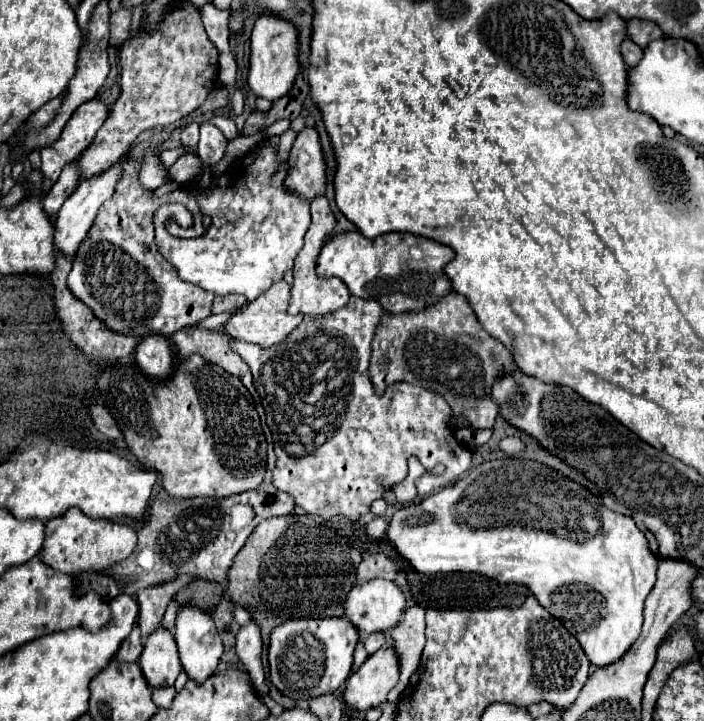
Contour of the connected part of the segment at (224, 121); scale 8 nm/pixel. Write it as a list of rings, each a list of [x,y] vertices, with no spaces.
[[[214,114],[214,116],[210,116],[210,118],[208,118],[208,122],[212,122],[214,126],[218,126],[218,128],[222,130],[222,134],[224,134],[228,140],[232,140],[232,138],[236,138],[236,136],[238,136],[238,128],[236,128],[234,120],[232,120],[232,118],[228,118],[228,116]]]

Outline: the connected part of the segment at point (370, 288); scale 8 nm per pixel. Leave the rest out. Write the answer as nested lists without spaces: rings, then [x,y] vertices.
[[[344,232],[332,236],[324,244],[324,250],[318,256],[316,274],[320,278],[340,278],[354,296],[376,300],[390,314],[420,312],[434,306],[452,290],[452,282],[444,274],[444,264],[452,258],[454,250],[450,246],[414,234],[390,232],[368,240],[360,232]]]

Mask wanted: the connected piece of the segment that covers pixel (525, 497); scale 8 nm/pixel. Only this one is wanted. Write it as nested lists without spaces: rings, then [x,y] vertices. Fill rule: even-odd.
[[[500,458],[500,460],[492,460],[492,462],[484,462],[476,468],[472,468],[464,478],[460,478],[456,484],[442,488],[440,492],[428,496],[426,500],[422,500],[420,504],[410,504],[402,510],[398,510],[394,514],[394,518],[390,520],[388,532],[386,532],[388,540],[398,548],[398,552],[414,566],[414,570],[424,572],[424,574],[434,574],[434,572],[478,572],[484,574],[488,578],[494,578],[502,584],[526,584],[530,588],[530,592],[538,598],[538,602],[554,616],[558,618],[564,628],[580,642],[584,654],[588,656],[590,664],[600,668],[600,666],[610,666],[612,662],[618,662],[636,642],[636,638],[640,636],[640,628],[642,628],[642,610],[644,610],[644,600],[650,594],[650,590],[654,588],[656,582],[656,566],[658,566],[658,558],[656,554],[652,554],[652,550],[648,548],[648,542],[644,538],[644,534],[640,534],[640,528],[634,524],[632,518],[624,516],[624,514],[616,514],[614,510],[608,510],[602,502],[600,496],[592,494],[586,486],[562,476],[558,470],[534,462],[534,460],[522,460],[522,458]]]

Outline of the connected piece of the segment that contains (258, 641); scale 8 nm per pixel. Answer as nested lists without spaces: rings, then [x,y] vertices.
[[[254,622],[240,628],[236,636],[236,654],[246,666],[254,688],[266,696],[268,684],[266,684],[264,666],[262,666],[262,632]]]

